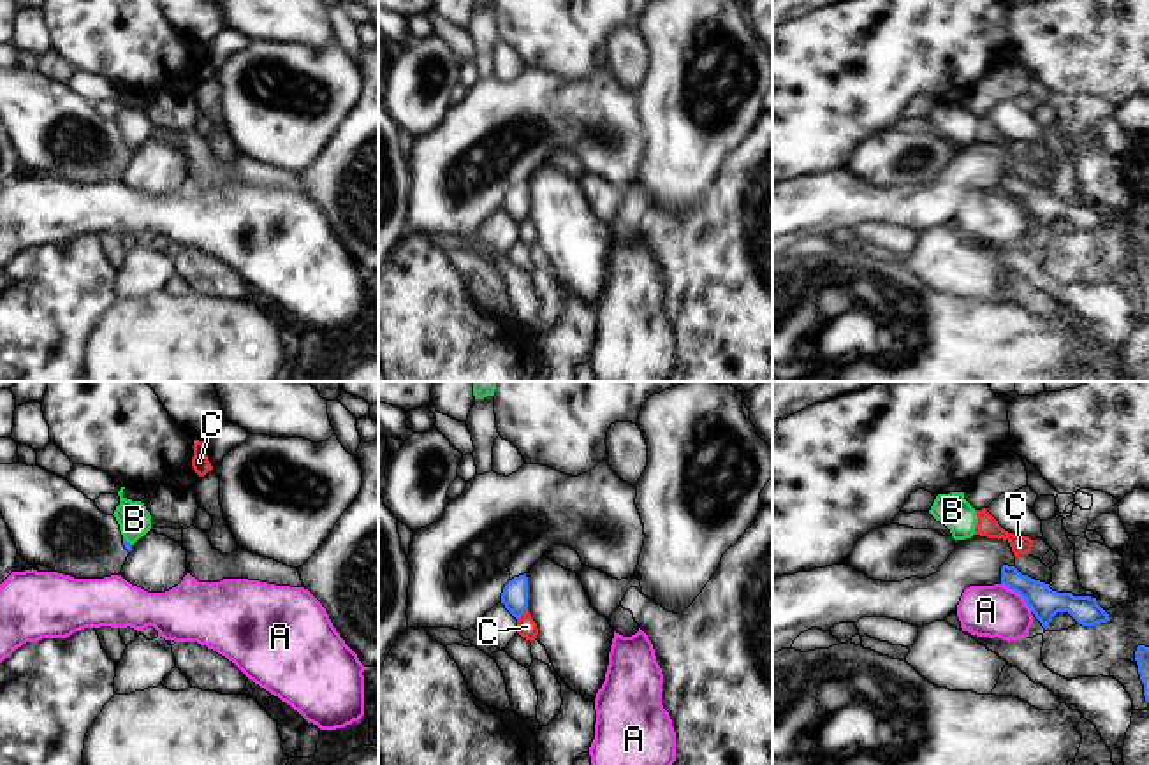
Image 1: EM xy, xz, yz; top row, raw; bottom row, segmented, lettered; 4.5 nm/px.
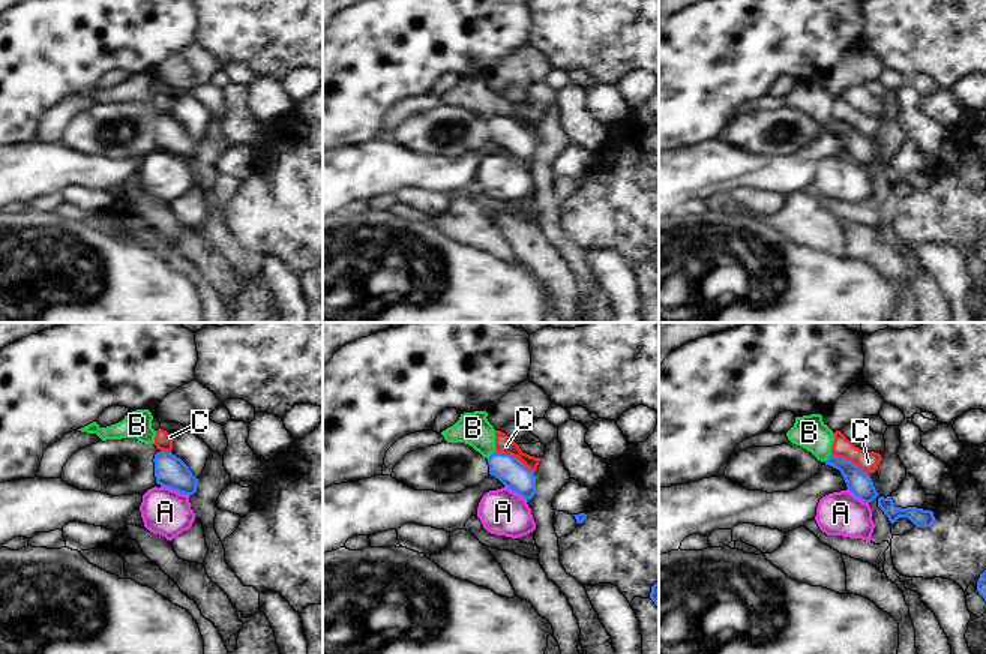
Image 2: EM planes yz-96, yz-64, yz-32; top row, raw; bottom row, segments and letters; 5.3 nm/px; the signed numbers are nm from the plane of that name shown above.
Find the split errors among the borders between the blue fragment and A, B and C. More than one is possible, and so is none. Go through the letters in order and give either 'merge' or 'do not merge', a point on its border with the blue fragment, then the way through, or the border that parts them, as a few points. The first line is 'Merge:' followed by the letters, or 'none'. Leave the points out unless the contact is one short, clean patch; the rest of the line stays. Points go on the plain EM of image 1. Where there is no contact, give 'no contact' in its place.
Merge: B
A: do not merge; meets blue in yz at (1019, 199); border along yz (1002, 189), (1014, 196), (1031, 217)
B: merge; meets blue in xy at (127, 148); runs through xy (127, 152), (127, 148), (134, 125)
C: do not merge; meets blue in xz at (523, 218); border along xz (526, 215), (518, 225)

